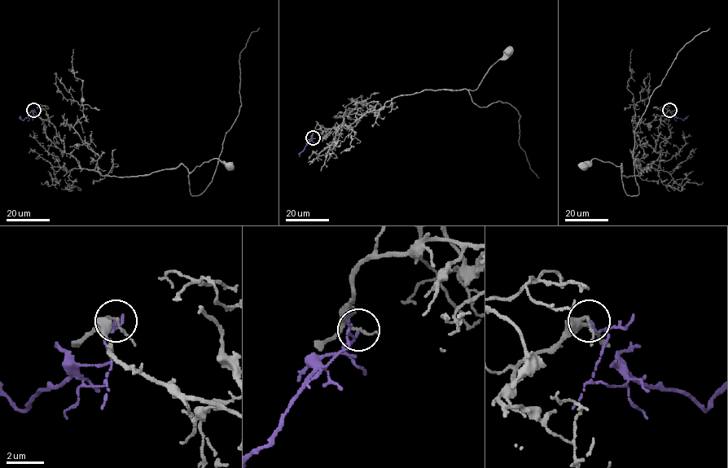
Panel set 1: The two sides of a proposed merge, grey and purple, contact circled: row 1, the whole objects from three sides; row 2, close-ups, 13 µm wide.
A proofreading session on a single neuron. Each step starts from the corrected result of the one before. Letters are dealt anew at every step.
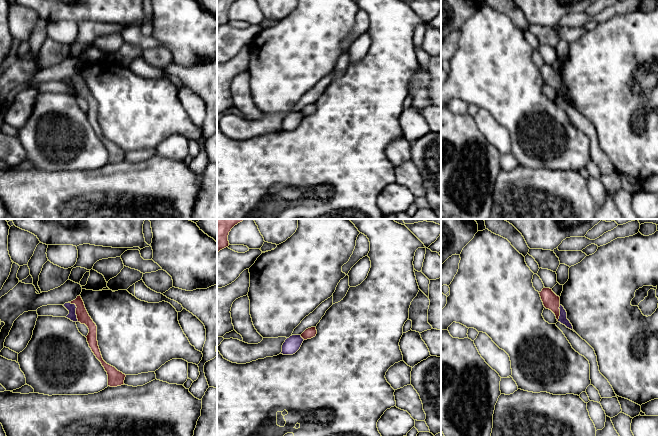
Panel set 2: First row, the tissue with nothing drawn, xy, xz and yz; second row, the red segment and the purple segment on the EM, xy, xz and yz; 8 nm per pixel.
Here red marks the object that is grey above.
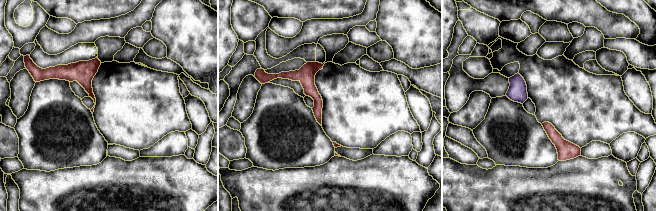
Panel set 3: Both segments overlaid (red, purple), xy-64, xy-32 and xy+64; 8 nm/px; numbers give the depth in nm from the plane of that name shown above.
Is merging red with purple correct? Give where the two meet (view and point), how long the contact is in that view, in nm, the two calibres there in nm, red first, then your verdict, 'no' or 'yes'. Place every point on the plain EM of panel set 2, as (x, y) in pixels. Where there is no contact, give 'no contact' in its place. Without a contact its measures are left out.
meets red in xy at (76, 86); contact 180 nm long; 100 nm thick on the red side, 70 nm on the other; yes

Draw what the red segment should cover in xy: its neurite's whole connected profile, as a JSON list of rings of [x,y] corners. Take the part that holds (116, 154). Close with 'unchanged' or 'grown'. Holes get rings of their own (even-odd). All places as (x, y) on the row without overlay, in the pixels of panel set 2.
[[[77,72],[75,76],[65,79],[63,82],[69,87],[66,94],[73,98],[85,100],[88,103],[89,109],[86,112],[87,118],[94,131],[101,138],[102,142],[107,148],[108,162],[117,163],[124,161],[126,151],[118,147],[115,143],[107,140],[102,134],[97,117],[97,102],[89,92],[81,72]]]; grown

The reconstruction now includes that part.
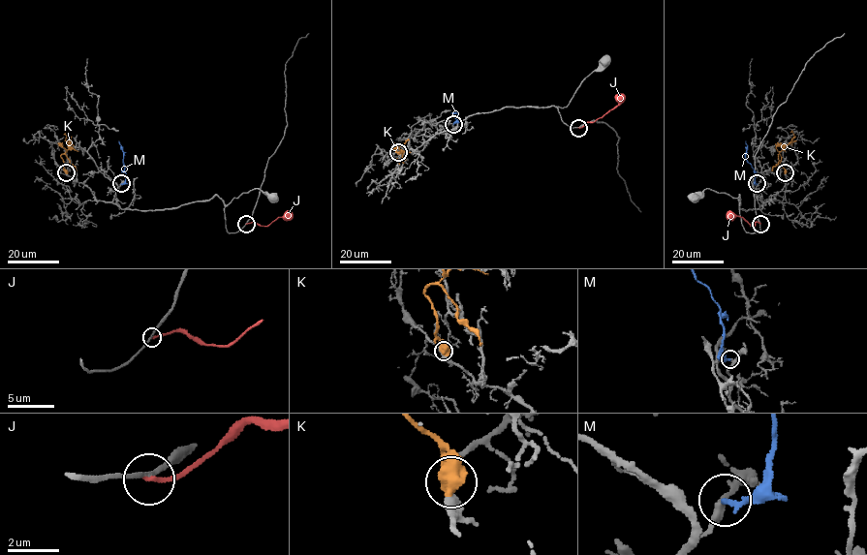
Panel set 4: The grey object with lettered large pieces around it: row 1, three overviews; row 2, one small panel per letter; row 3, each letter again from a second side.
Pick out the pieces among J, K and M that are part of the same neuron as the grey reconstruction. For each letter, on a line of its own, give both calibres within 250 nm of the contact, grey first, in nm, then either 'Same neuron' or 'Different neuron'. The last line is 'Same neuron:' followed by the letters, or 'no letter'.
J: Thickness 160 nm (grey) against 190 nm. Different neuron
K: Thickness 280 nm (grey) against 850 nm. Different neuron
M: Thickness 280 nm (grey) against 180 nm. Different neuron
Same neuron: no letter

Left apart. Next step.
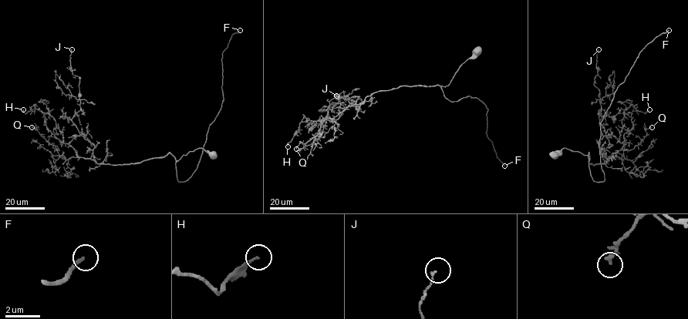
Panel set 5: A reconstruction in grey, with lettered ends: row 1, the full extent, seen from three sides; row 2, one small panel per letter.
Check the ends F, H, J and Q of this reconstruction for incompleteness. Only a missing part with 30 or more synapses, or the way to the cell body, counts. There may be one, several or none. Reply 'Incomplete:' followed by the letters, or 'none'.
Incomplete: F

